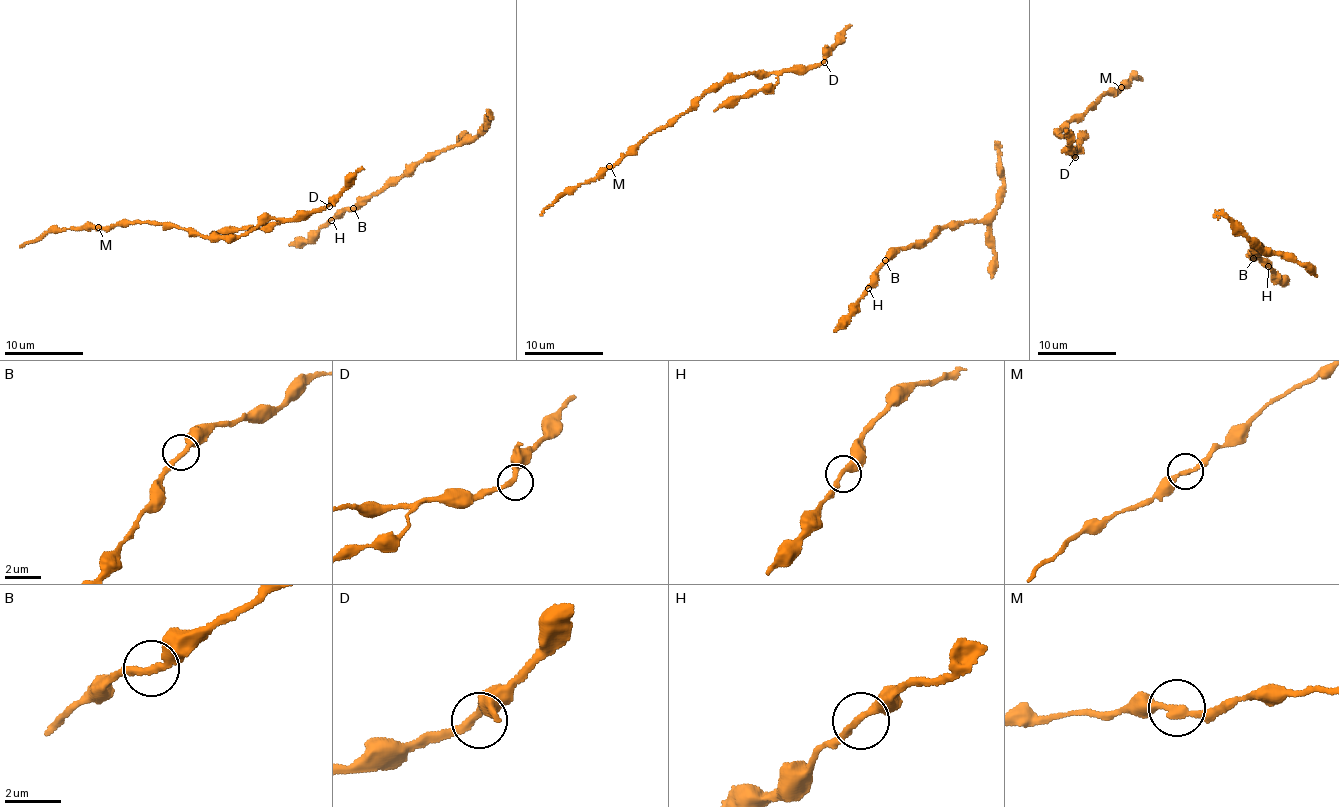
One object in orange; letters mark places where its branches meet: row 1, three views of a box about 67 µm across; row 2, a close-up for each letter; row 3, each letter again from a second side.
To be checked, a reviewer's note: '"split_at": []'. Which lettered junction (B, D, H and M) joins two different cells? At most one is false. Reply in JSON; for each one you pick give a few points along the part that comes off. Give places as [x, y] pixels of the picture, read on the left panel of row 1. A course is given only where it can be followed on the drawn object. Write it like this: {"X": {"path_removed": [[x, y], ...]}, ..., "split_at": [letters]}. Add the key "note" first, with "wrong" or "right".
{"note": "right", "split_at": []}

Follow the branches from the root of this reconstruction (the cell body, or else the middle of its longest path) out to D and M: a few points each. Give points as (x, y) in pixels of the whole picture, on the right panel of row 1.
D: (1066, 132), (1069, 134), (1068, 152), (1075, 157)
M: (1066, 132), (1068, 151), (1074, 156), (1069, 135), (1059, 135), (1058, 129), (1085, 112), (1100, 95), (1120, 87)

